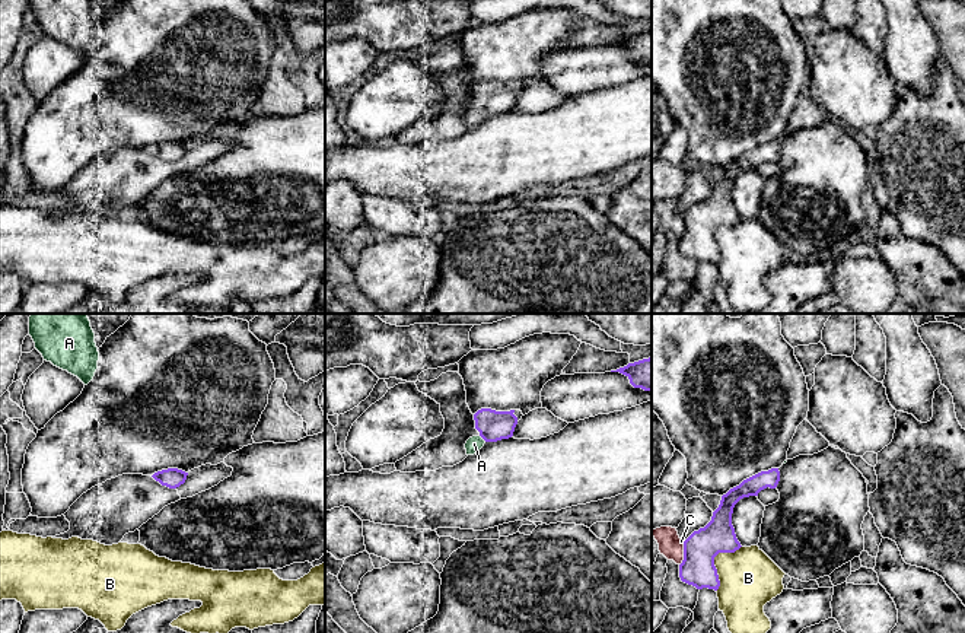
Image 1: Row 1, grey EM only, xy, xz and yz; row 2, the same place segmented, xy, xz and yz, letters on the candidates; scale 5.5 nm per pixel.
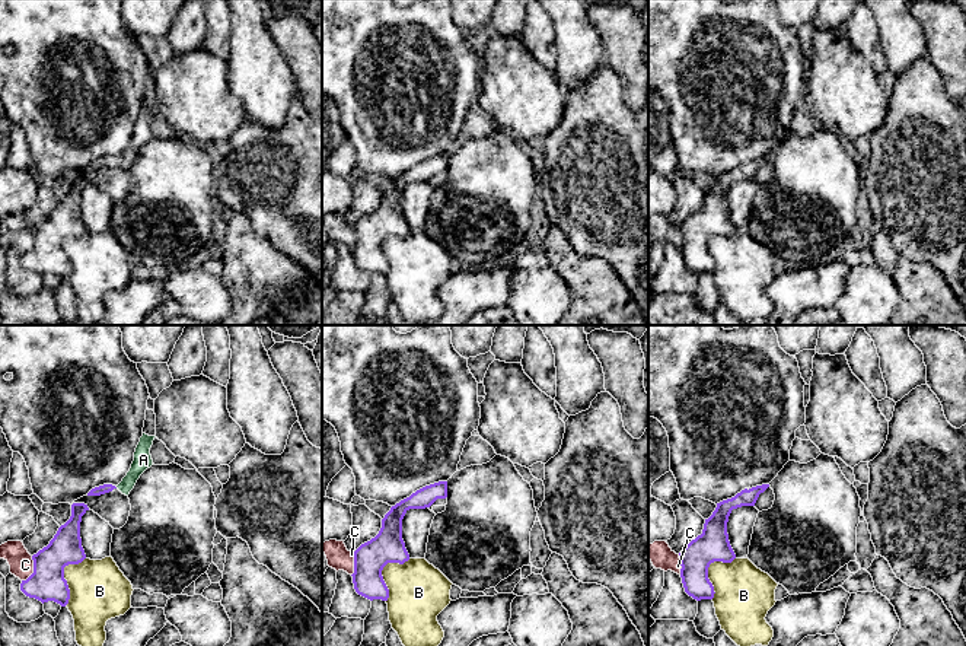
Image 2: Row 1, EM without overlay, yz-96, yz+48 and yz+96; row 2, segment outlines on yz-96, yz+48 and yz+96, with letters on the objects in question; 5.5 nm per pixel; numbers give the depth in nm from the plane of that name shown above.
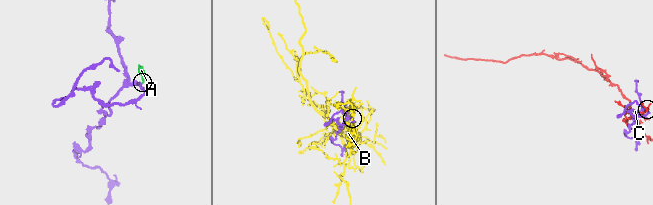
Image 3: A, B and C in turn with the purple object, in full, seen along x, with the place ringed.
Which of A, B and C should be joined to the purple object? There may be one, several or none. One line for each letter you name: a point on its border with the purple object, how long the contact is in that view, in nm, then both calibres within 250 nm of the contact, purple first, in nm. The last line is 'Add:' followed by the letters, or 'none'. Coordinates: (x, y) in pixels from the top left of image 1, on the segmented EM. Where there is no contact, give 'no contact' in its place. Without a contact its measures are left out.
A: meets purple in xz at (483, 438); contact 50 nm long; 170 nm thick on the purple side, 90 nm on the other
Add: A

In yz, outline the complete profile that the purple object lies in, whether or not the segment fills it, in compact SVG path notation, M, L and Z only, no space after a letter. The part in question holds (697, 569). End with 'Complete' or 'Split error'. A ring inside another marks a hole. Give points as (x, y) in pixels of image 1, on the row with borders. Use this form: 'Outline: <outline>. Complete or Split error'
Outline: M771 468L743 480L722 496L711 521L684 540L684 560L679 564L679 578L682 582L697 589L719 589L720 580L714 557L719 553L735 553L742 547L732 525L735 505L743 497L758 496L767 487L775 489L778 481L778 468Z. Complete

